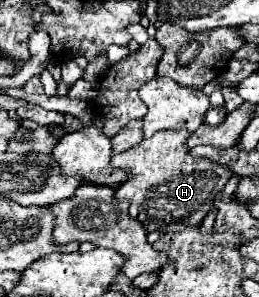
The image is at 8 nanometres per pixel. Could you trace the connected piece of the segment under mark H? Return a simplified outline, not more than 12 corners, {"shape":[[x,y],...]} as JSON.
{"shape":[[186,130],[112,158],[146,232],[200,226],[232,172],[192,158]]}

